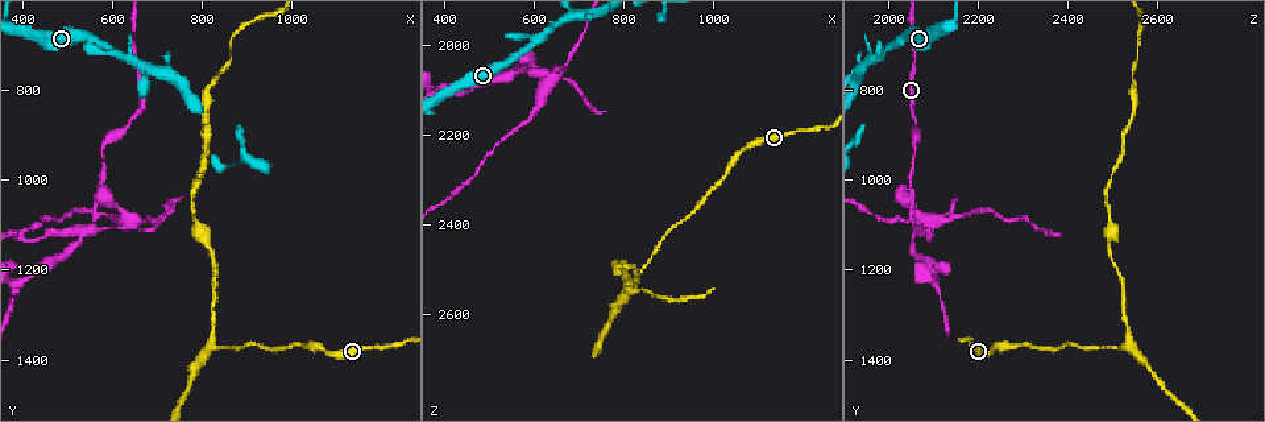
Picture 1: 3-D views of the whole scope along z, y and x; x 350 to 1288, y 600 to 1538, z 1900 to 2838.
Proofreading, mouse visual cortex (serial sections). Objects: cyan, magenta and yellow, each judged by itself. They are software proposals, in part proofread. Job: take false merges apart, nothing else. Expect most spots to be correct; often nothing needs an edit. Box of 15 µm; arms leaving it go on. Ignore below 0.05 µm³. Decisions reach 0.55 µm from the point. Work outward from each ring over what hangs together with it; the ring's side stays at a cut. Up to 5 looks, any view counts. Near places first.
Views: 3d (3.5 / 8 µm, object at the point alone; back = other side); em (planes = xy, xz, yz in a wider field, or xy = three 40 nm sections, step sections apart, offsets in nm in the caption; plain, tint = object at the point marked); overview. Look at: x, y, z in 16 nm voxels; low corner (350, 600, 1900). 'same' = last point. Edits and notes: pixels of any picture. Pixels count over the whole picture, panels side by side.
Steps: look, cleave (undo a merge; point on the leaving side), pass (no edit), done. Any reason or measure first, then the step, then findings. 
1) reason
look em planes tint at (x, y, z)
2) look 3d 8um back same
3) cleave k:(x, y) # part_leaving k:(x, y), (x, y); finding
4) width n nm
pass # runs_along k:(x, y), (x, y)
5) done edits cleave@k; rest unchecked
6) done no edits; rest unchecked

branch point
look 3d 3.5um at (575, 1040, 2050)

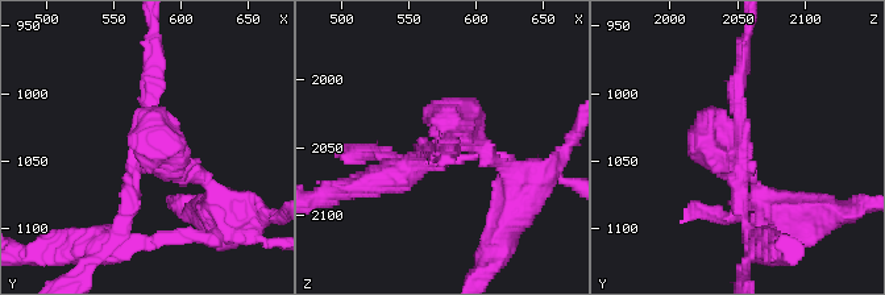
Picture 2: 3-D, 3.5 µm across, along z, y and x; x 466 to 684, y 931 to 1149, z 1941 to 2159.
arms 3; arm_widths 150, 150, 200 nm; need the tissue
look em xy step 1 tint at (574, 1036, 2050)

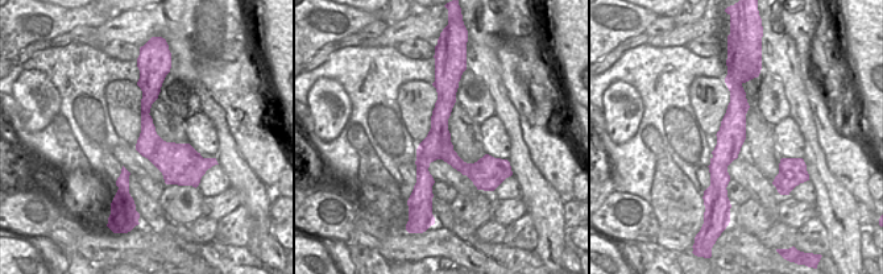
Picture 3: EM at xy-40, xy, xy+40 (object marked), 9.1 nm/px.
another direction
look em xy step 2 tint same

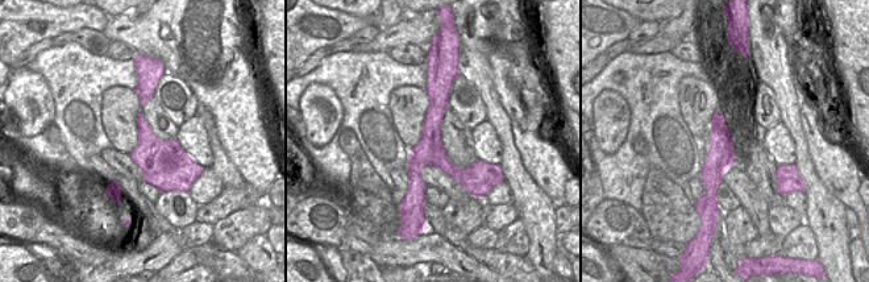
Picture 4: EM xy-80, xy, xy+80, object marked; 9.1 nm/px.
cleave 2:(186, 167) # a second cell is stuck on

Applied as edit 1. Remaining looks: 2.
redraw
look overview

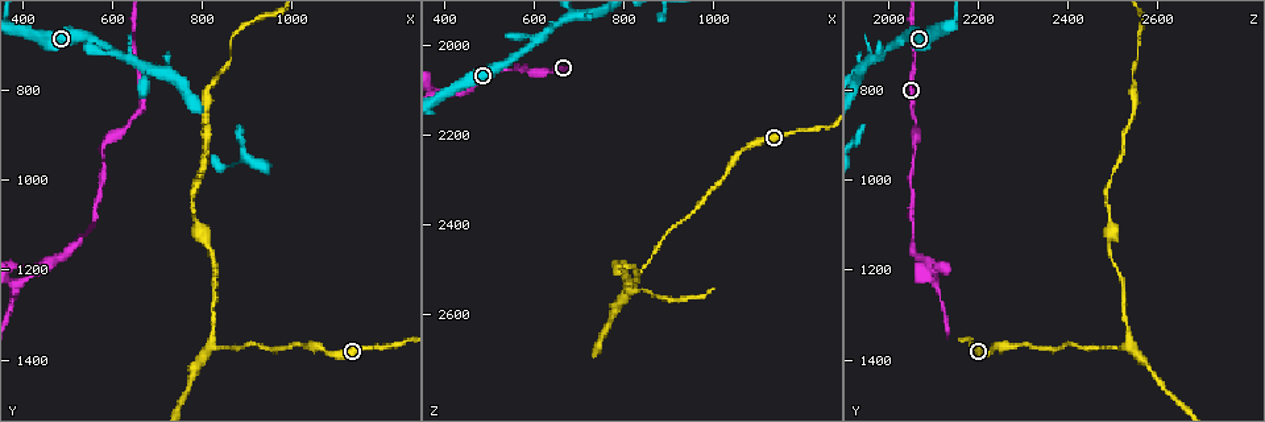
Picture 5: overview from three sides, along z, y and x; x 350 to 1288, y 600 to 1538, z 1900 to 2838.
a narrow waist
look 3d 3.5um at (1070, 1385, 2230)

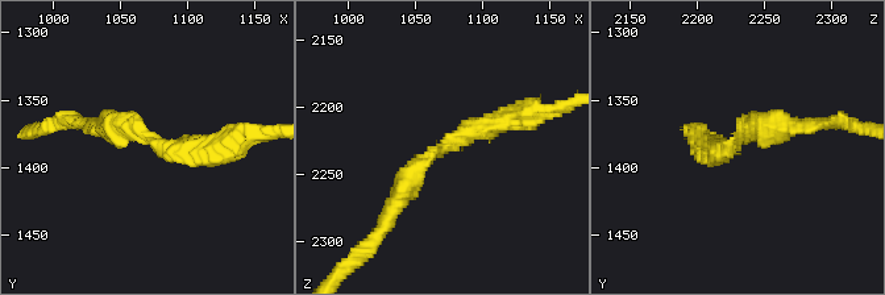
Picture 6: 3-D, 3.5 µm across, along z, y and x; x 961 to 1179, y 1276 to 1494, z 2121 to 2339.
pass # runs_along 6:(520, 115), (436, 152), (391, 212); one cell here

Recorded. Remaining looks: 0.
done edits cleave@2; rest unchecked

